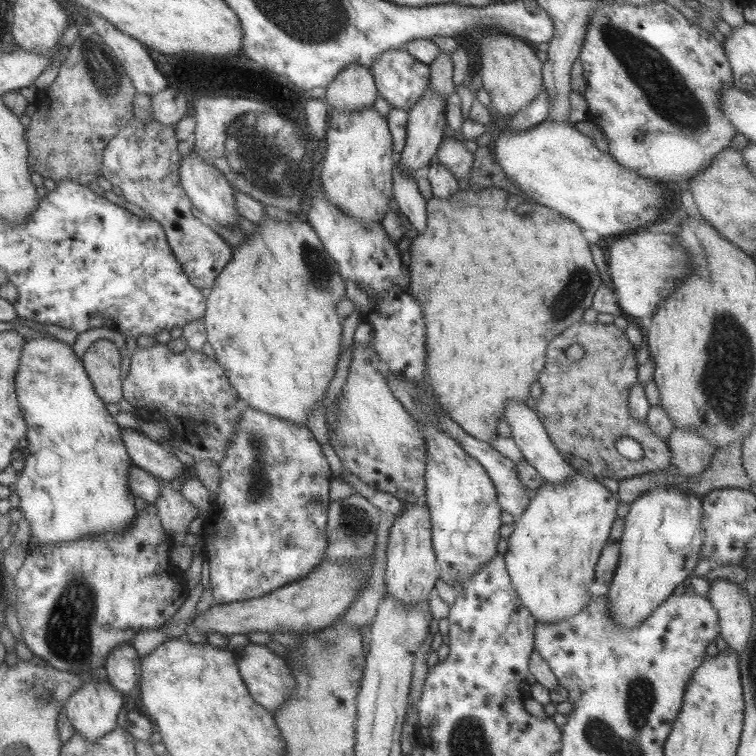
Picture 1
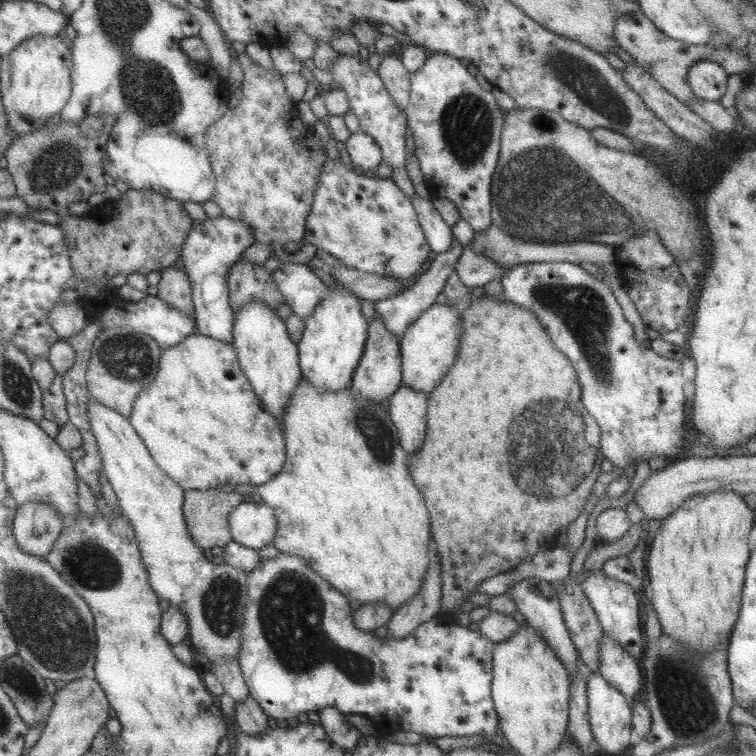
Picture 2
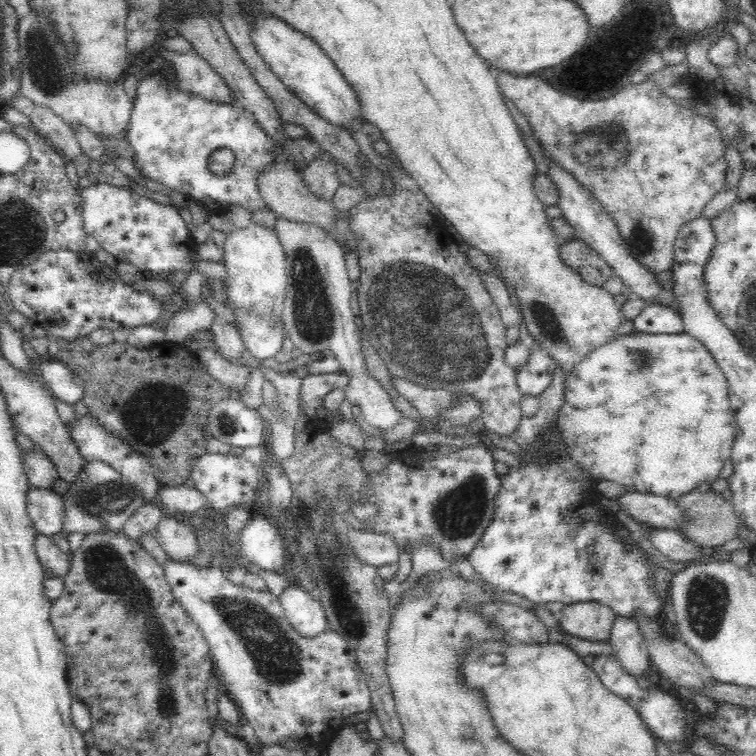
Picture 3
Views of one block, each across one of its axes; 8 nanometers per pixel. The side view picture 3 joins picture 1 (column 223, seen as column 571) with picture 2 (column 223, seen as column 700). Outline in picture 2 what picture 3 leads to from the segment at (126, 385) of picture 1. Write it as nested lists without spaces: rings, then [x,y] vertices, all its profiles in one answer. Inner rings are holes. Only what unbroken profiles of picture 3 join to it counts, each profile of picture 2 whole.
[[[199,333],[187,335],[177,344],[162,349],[157,373],[149,386],[134,398],[130,423],[155,464],[182,490],[215,489],[218,485],[263,485],[285,462],[283,428],[262,406],[245,379],[232,344]]]

